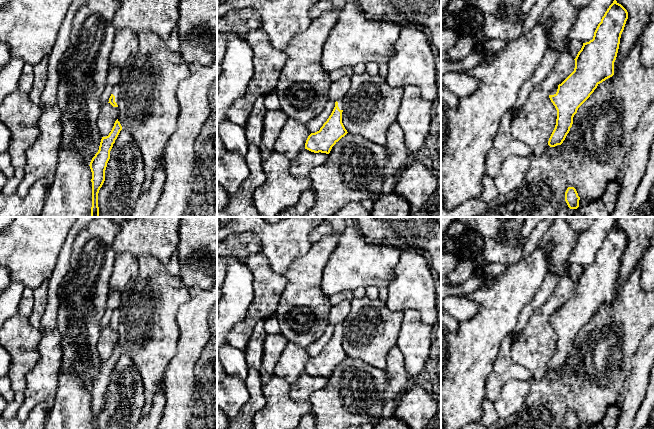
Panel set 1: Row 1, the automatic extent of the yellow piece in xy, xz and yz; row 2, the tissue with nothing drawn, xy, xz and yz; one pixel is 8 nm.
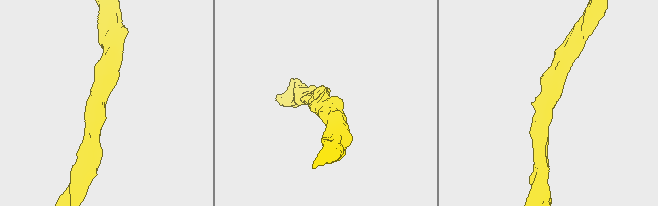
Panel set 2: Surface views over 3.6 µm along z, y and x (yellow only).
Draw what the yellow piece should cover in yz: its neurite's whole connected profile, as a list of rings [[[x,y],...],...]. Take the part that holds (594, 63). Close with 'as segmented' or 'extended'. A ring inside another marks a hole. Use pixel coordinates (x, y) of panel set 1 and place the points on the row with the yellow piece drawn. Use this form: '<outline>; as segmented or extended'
[[[614,0],[598,24],[593,39],[583,43],[574,59],[574,71],[551,89],[549,98],[557,110],[557,119],[548,141],[550,147],[563,143],[578,108],[600,83],[614,75],[614,62],[627,19],[627,10]]]; extended

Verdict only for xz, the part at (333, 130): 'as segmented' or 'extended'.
extended

